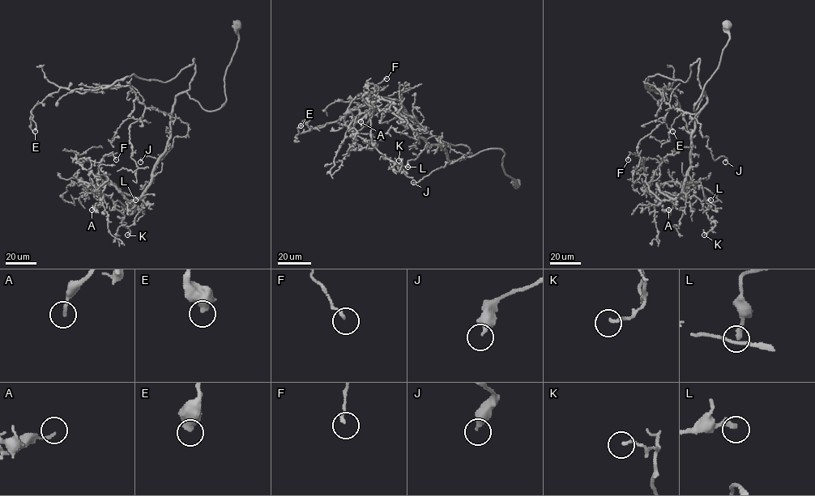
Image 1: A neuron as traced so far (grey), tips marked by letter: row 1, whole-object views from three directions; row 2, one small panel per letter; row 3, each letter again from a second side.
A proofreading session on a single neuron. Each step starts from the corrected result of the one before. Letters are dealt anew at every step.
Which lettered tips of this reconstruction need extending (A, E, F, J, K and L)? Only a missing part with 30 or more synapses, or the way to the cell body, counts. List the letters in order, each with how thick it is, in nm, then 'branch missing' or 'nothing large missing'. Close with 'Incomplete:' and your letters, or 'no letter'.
A: 160 nm | nothing large missing
E: 550 nm | nothing large missing
F: 150 nm | nothing large missing
J: 360 nm | nothing large missing
K: 170 nm | nothing large missing
L: 280 nm | nothing large missing
Incomplete: no letter

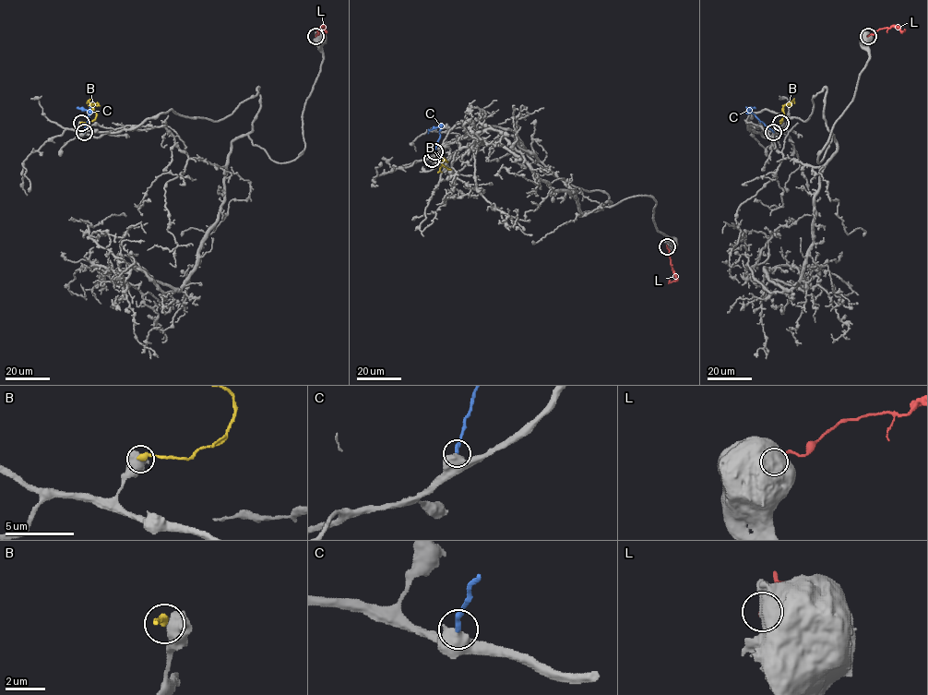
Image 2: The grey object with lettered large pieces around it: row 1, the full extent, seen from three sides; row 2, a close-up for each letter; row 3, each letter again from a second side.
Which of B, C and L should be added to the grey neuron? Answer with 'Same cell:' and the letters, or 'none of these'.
Same cell: C

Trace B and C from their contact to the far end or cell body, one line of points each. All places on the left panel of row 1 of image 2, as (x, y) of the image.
B: (80, 123), (94, 119), (96, 113), (90, 104), (98, 103), (96, 106)
C: (83, 132), (89, 113), (77, 108)

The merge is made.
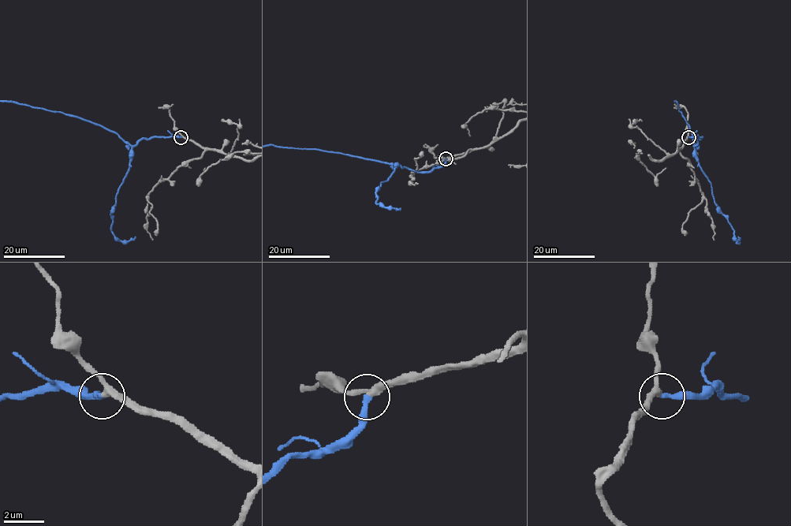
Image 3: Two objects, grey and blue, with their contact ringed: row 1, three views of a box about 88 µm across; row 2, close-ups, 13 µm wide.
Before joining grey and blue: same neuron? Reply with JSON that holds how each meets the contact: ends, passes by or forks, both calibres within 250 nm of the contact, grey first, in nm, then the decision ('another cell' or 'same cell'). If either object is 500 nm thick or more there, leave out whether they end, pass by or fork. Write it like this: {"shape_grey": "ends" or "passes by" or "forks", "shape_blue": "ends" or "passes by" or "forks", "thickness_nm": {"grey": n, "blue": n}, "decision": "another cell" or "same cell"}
{"shape_grey": "passes by", "shape_blue": "ends", "thickness_nm": {"grey": 280, "blue": 280}, "decision": "same cell"}

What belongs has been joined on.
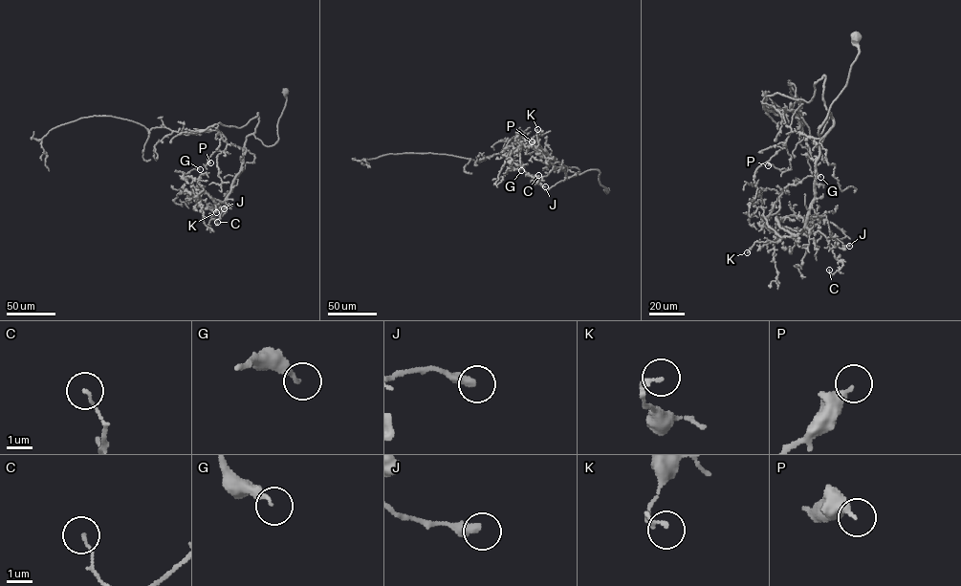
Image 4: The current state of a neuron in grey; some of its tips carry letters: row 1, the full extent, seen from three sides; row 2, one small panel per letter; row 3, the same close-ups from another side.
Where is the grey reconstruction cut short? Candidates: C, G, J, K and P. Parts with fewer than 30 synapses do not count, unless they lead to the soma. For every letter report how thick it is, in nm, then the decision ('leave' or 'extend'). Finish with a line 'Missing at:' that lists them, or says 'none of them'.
C: 100 nm | leave
G: 200 nm | leave
J: 360 nm | leave
K: 170 nm | leave
P: 300 nm | leave
Missing at: none of them

